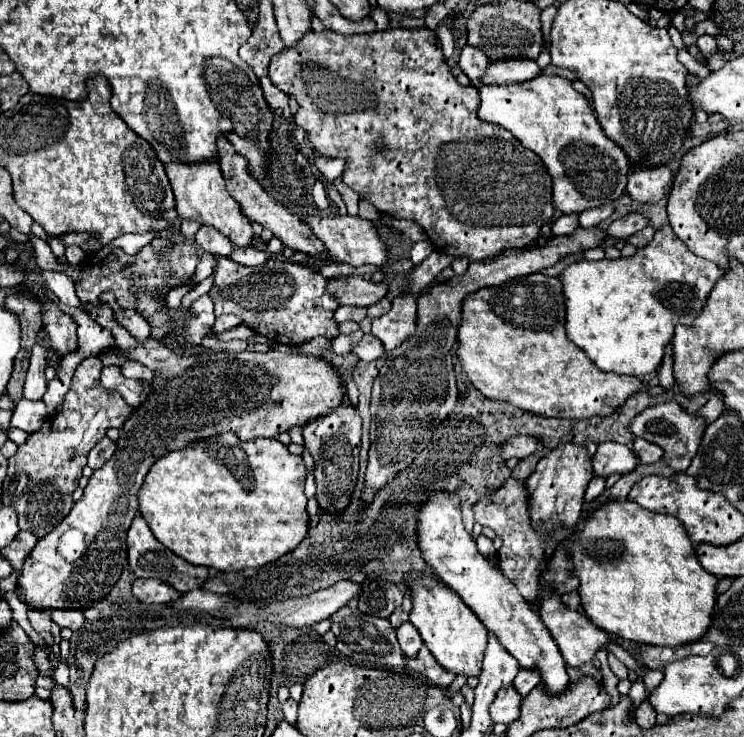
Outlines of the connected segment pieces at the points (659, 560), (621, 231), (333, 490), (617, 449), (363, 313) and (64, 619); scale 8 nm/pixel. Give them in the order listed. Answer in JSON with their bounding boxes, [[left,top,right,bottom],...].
[[572,502,718,646],[606,214,648,240],[304,400,362,510],[592,442,640,478],[334,306,367,322],[52,610,84,630]]

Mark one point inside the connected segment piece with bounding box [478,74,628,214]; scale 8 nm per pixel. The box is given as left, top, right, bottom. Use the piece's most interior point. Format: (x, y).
(547, 115)

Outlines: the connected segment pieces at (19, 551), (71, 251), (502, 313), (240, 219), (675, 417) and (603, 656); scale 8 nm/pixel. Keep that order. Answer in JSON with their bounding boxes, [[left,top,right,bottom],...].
[[2,532,38,570],[66,246,86,264],[458,272,644,420],[166,162,254,248],[632,400,708,472],[596,649,620,704]]

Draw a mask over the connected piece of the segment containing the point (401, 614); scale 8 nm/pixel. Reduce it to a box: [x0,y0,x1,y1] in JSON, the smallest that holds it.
[388,590,412,628]

